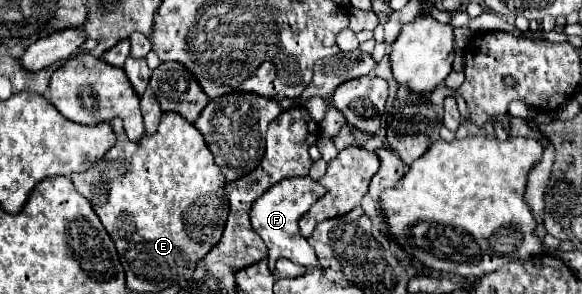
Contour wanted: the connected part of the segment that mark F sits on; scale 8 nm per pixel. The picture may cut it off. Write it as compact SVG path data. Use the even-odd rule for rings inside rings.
M303 176L303 178L289 178L289 180L277 182L275 186L271 186L263 196L259 196L253 202L253 206L251 206L251 224L269 248L269 256L267 256L269 270L273 270L273 266L279 258L287 258L287 260L291 260L295 264L301 264L301 266L321 266L319 260L317 260L315 250L301 236L297 222L325 194L327 194L327 190L319 182L311 180L309 176Z

